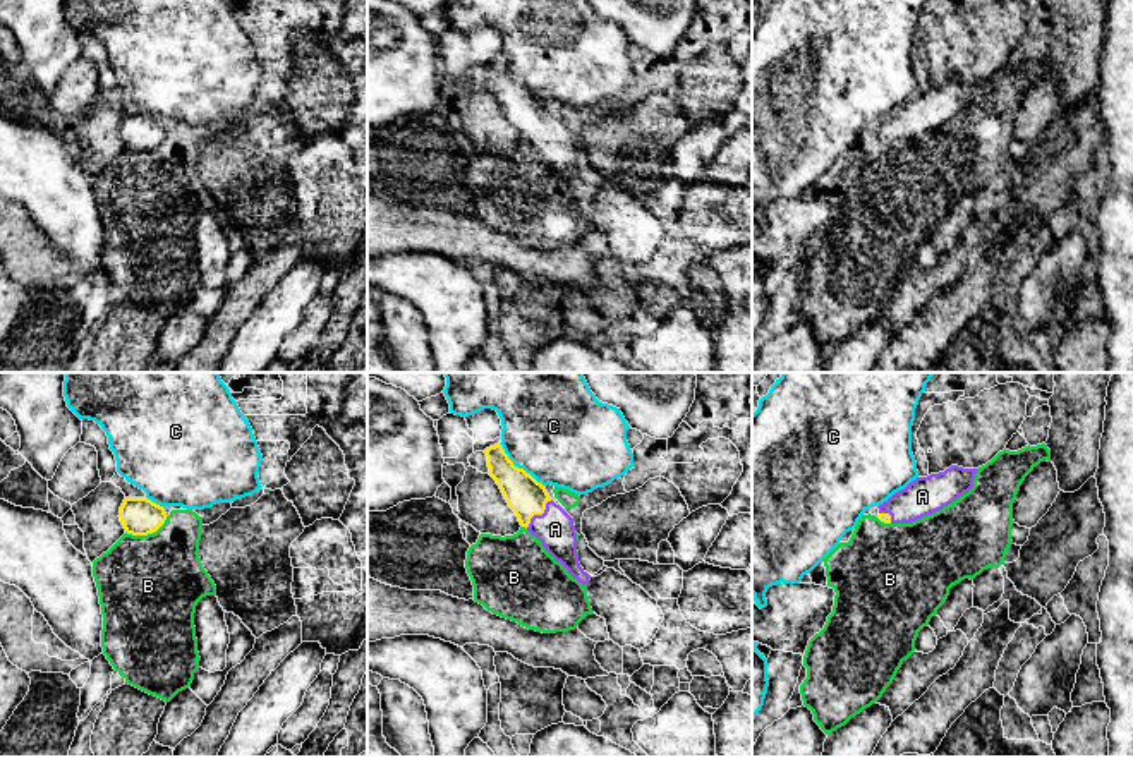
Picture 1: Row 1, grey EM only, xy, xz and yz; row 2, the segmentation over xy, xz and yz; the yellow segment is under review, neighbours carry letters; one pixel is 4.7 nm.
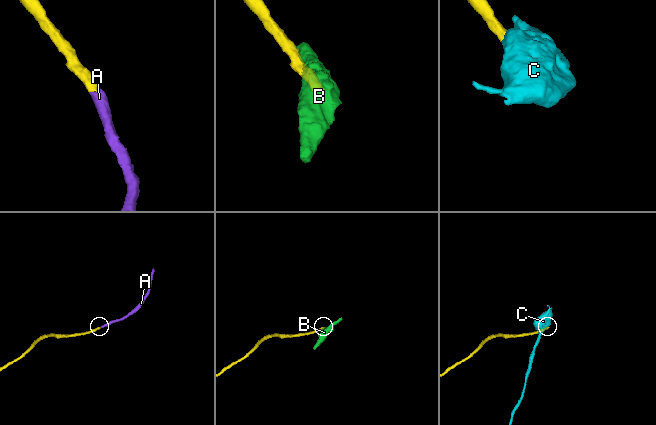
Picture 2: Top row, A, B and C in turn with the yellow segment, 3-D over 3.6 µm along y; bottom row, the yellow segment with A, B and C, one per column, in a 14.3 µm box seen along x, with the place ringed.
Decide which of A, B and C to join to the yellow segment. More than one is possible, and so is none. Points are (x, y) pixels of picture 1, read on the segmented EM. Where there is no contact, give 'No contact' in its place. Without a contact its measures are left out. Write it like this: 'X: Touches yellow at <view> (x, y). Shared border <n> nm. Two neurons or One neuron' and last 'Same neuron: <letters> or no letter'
A: Touches yellow at xz (539, 514). Shared border 180 nm. One neuron
B: Touches yellow at xy (146, 534). Shared border 220 nm. Two neurons
C: Touches yellow at xz (517, 467). Shared border 300 nm. Two neurons
Same neuron: A

